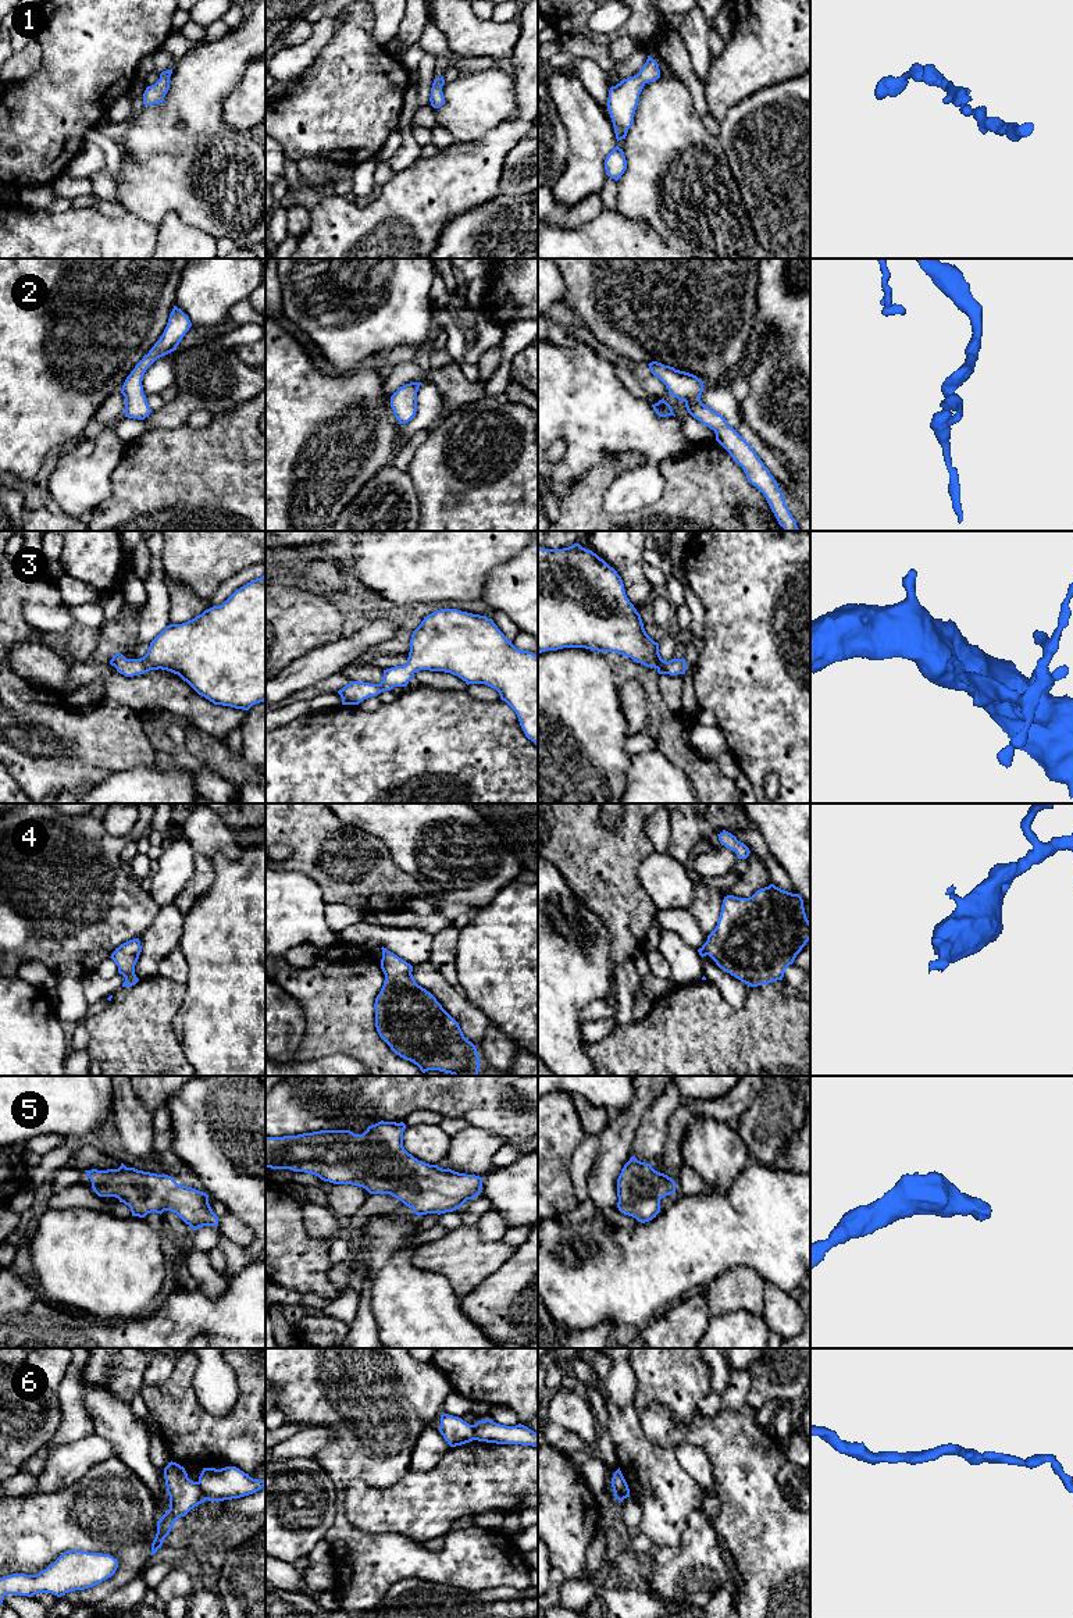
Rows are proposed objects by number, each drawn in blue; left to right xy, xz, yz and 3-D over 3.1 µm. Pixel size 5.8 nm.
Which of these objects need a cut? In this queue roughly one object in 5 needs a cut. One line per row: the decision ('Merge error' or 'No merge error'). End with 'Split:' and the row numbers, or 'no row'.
1: No merge error
2: No merge error
3: No merge error
4: No merge error
5: No merge error
6: Merge error
Split: 6

